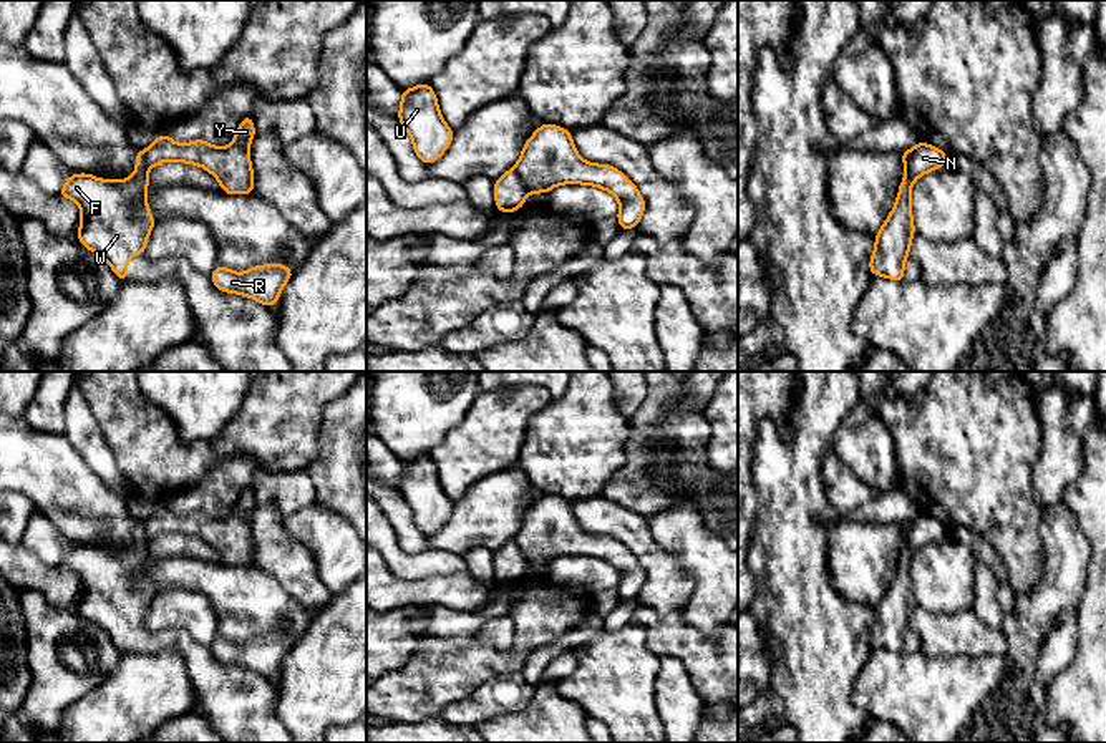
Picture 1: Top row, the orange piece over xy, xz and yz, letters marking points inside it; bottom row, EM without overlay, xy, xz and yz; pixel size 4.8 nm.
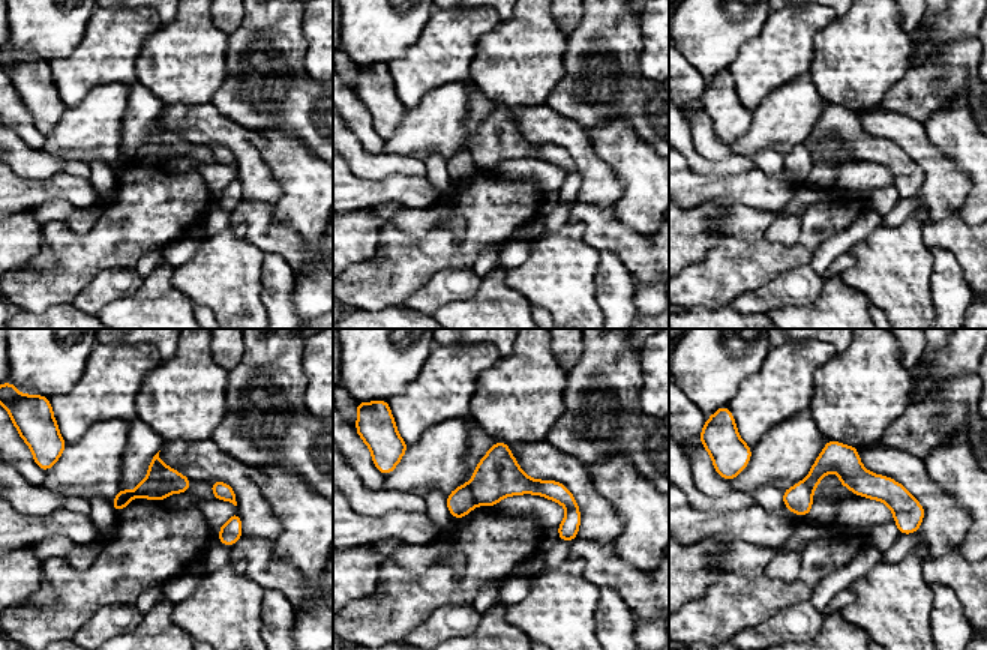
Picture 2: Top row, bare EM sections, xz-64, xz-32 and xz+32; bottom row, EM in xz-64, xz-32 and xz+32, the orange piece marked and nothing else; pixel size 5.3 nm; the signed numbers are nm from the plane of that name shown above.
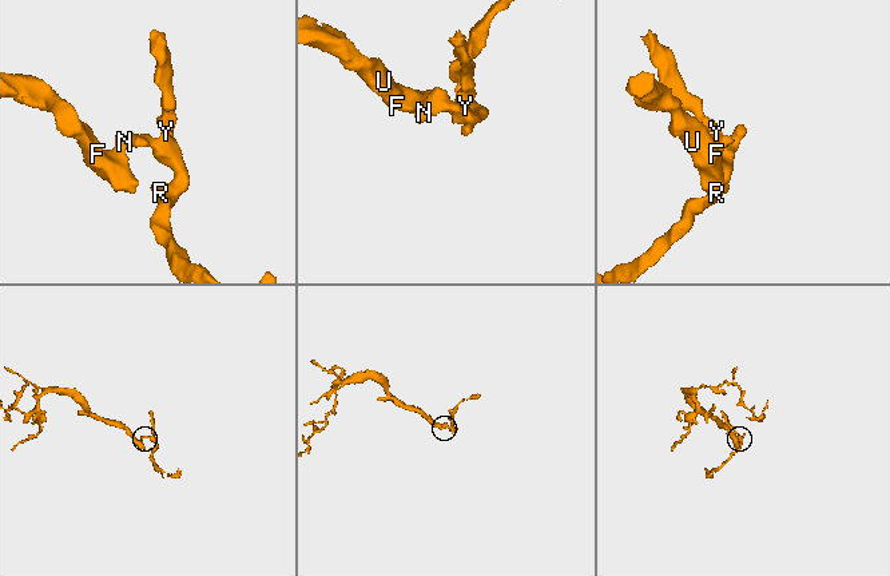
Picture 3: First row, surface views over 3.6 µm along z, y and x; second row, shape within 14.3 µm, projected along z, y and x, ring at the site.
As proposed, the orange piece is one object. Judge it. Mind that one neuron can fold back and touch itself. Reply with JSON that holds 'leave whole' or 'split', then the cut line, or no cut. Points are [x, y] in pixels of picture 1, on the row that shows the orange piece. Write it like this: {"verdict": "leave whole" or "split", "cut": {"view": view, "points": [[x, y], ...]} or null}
{"verdict": "split", "cut": {"view": "xz", "points": [[513, 168], [528, 191]]}}

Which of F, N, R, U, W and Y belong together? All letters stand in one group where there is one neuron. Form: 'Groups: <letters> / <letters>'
Groups: F N U W / R Y

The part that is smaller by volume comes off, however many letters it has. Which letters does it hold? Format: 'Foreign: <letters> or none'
Foreign: R, Y

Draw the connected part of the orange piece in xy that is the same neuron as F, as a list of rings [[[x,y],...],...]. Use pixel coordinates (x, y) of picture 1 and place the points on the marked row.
[[[136,151],[136,171],[123,181],[106,181],[91,174],[71,174],[60,197],[76,201],[81,209],[78,242],[99,254],[121,282],[128,282],[128,257],[144,255],[154,227],[146,191],[148,163]]]

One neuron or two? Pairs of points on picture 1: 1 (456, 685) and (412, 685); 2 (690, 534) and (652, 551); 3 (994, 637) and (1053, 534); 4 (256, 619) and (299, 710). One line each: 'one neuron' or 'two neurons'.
1: one neuron
2: two neurons
3: two neurons
4: two neurons

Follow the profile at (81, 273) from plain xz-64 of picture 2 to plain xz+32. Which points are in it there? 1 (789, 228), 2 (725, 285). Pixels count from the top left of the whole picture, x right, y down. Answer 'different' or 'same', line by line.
1: different
2: same

